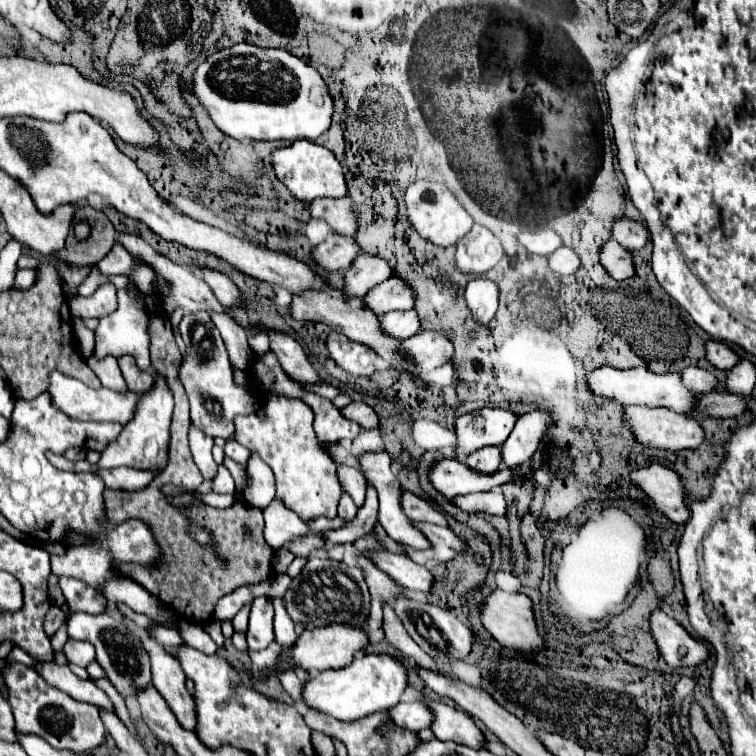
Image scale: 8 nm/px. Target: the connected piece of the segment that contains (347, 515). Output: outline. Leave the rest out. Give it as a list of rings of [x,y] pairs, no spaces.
[[[342,492],[342,498],[340,498],[340,506],[338,506],[338,516],[340,516],[340,518],[344,518],[346,522],[350,522],[350,520],[356,516],[356,512],[358,512],[358,508],[356,508],[356,504],[352,502],[350,494]]]

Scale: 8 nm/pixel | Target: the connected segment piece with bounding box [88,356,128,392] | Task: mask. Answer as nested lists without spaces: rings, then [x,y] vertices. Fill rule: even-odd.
[[[90,356],[90,358],[88,358],[88,364],[90,364],[92,370],[96,372],[96,376],[100,378],[102,386],[106,386],[106,388],[110,388],[110,390],[116,390],[116,392],[128,390],[126,382],[124,382],[124,376],[122,376],[122,372],[120,372],[120,368],[118,368],[118,362],[116,362],[112,356],[108,356],[108,358],[104,358],[104,360],[98,360],[98,358]]]

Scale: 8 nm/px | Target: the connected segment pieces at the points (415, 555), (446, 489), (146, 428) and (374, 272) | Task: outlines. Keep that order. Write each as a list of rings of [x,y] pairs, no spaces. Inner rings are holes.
[[[414,522],[414,526],[430,540],[430,548],[428,550],[414,550],[406,544],[400,544],[406,552],[406,556],[410,560],[414,560],[416,564],[424,566],[428,560],[436,560],[440,562],[448,562],[452,560],[456,554],[466,550],[466,544],[462,540],[456,538],[456,534],[450,528],[444,526],[436,526],[436,524],[428,524],[428,522]]]
[[[440,458],[432,464],[428,480],[430,484],[446,498],[458,496],[458,494],[472,494],[472,492],[482,492],[490,490],[494,486],[500,486],[504,482],[510,482],[514,478],[524,478],[522,468],[514,470],[500,470],[498,474],[474,474],[468,466],[460,464],[454,458]]]
[[[156,378],[154,390],[146,394],[146,398],[140,398],[136,402],[136,410],[132,420],[124,426],[122,434],[108,444],[108,448],[102,452],[98,464],[90,464],[87,460],[71,462],[63,456],[58,456],[52,452],[47,452],[46,456],[50,463],[56,468],[64,471],[74,472],[95,472],[100,468],[134,468],[134,470],[152,470],[152,472],[162,472],[168,464],[168,446],[170,446],[170,416],[172,416],[174,400],[170,398],[170,388],[162,378]]]
[[[360,254],[344,274],[344,300],[350,302],[362,298],[362,294],[388,280],[390,276],[394,276],[394,270],[390,270],[386,260],[370,254]]]

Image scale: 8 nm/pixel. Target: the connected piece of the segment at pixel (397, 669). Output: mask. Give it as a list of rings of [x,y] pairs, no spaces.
[[[366,654],[356,658],[350,666],[340,670],[326,670],[322,674],[310,674],[302,684],[302,700],[310,710],[328,714],[342,722],[354,722],[374,712],[390,710],[396,706],[406,688],[404,666],[388,654]]]

